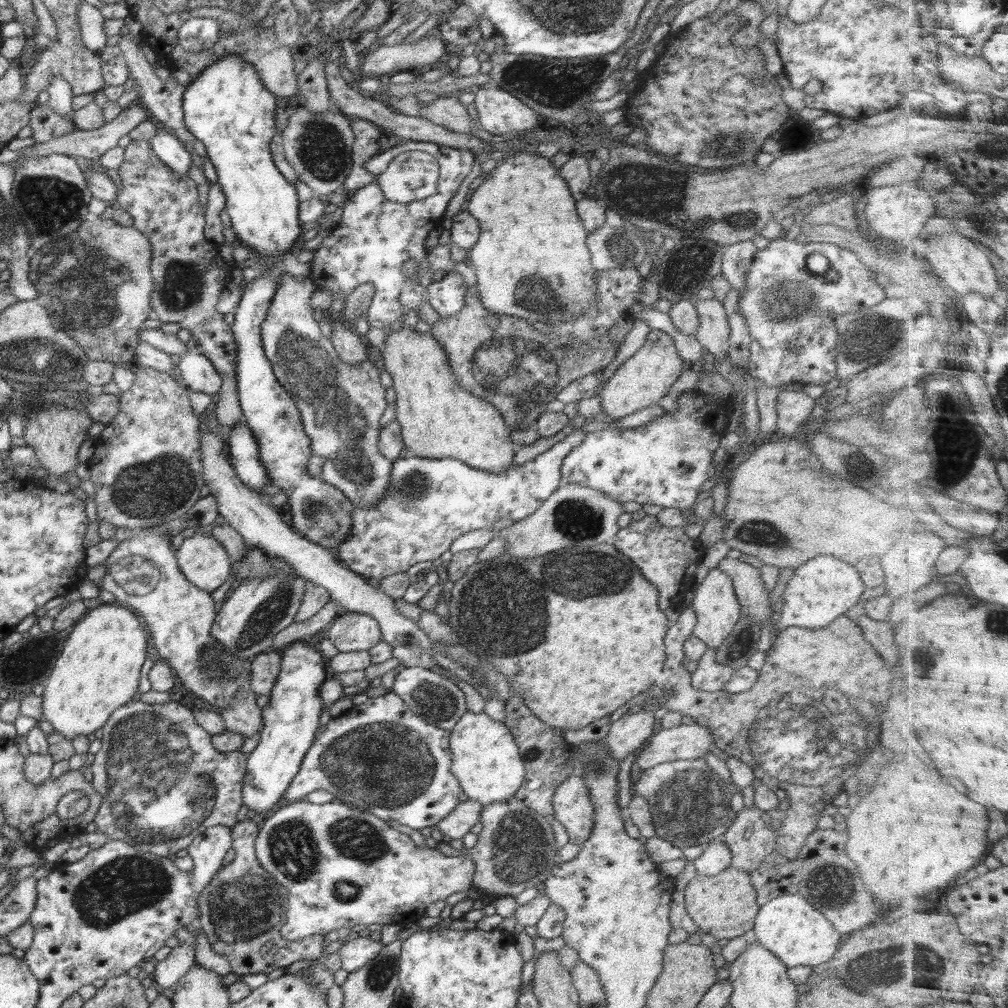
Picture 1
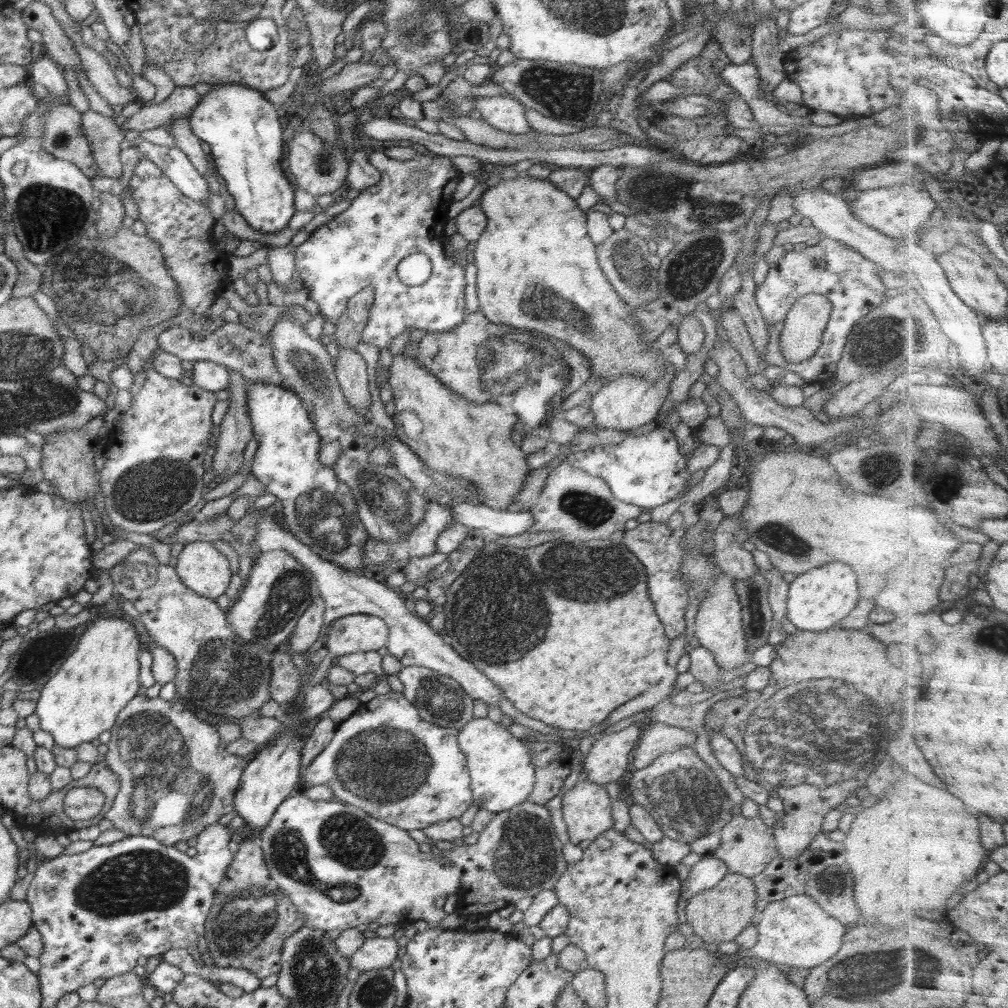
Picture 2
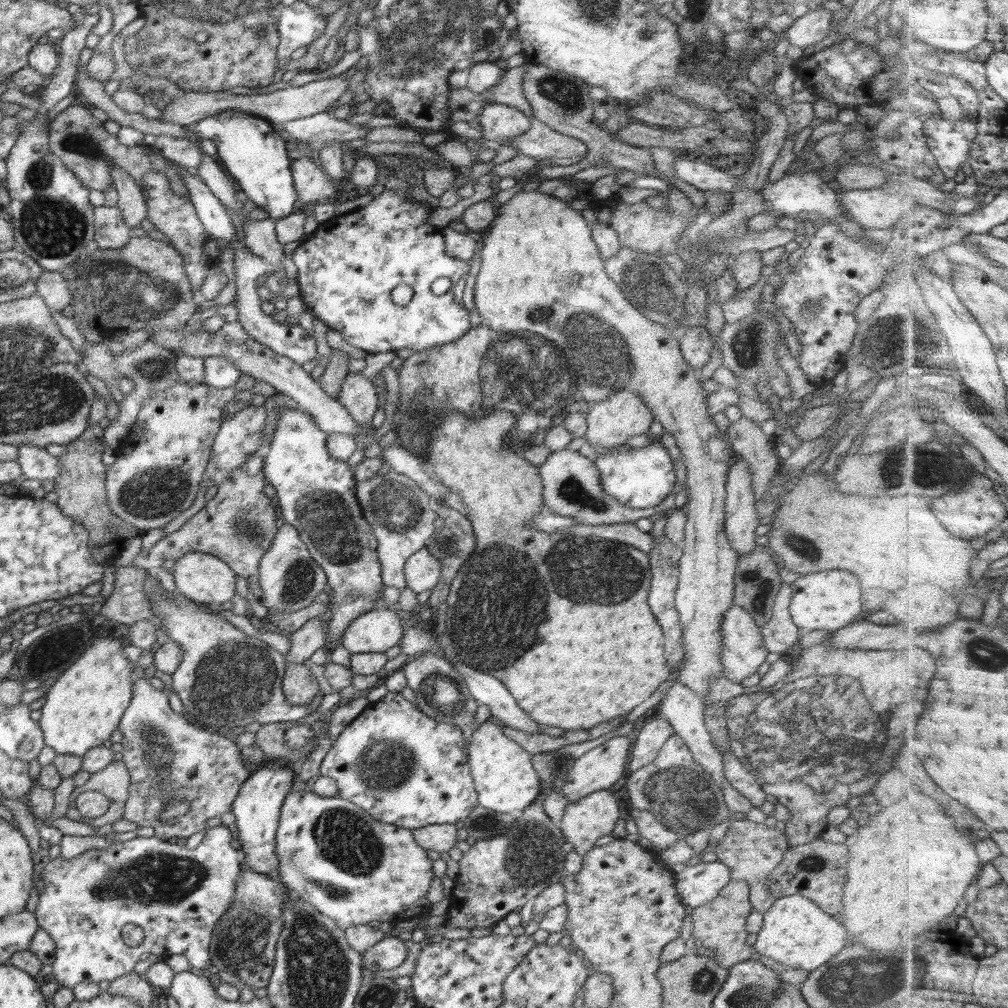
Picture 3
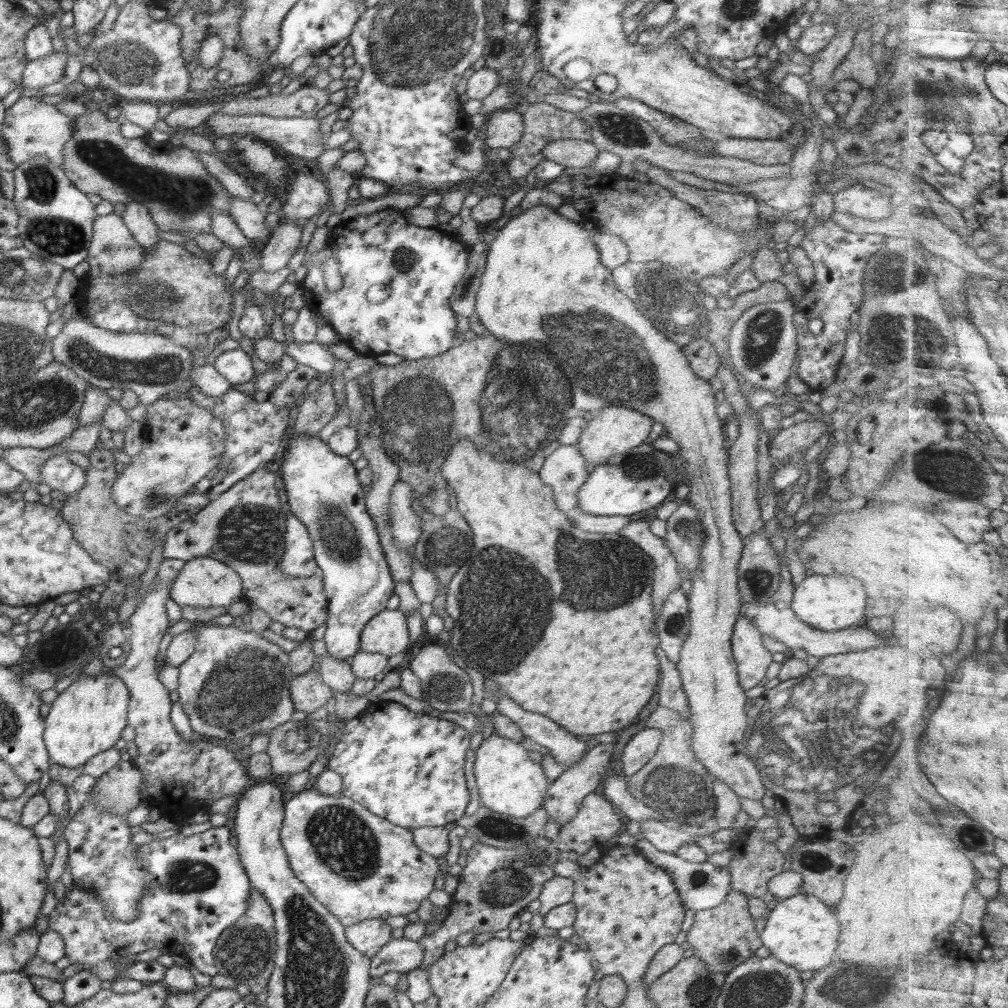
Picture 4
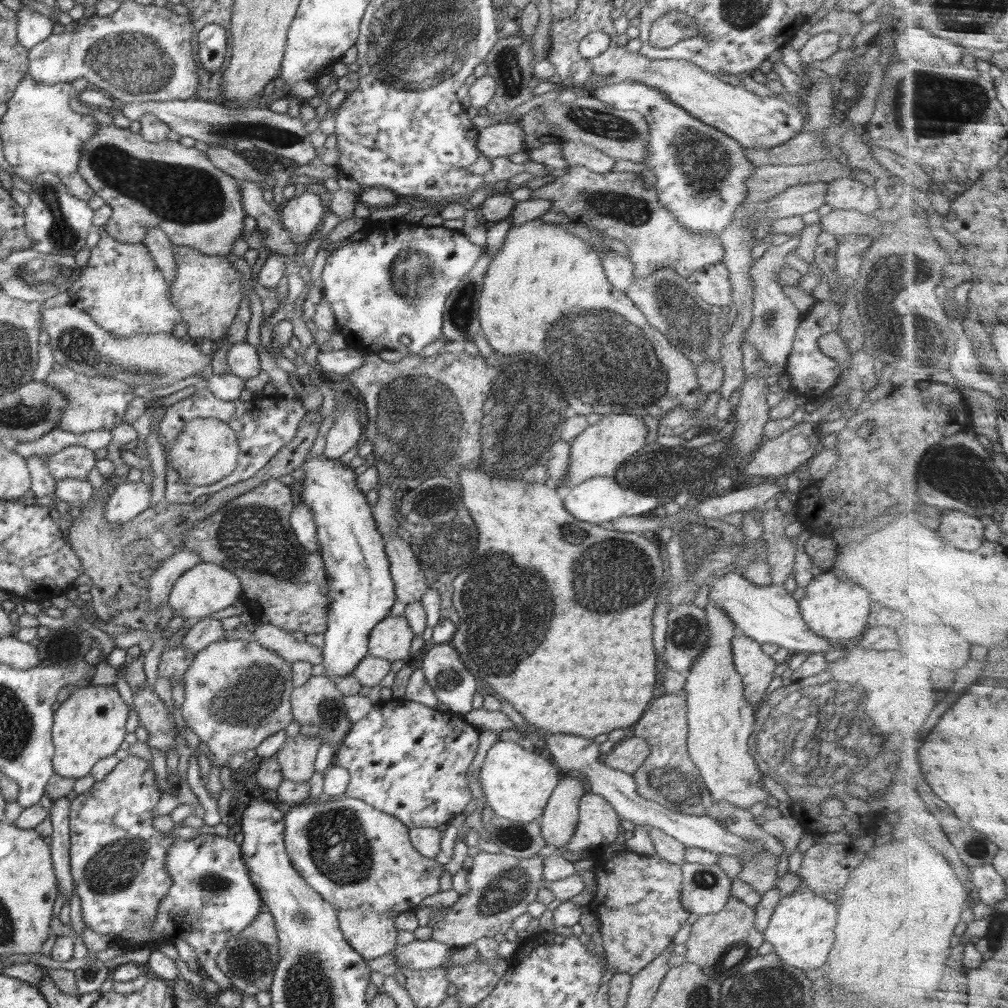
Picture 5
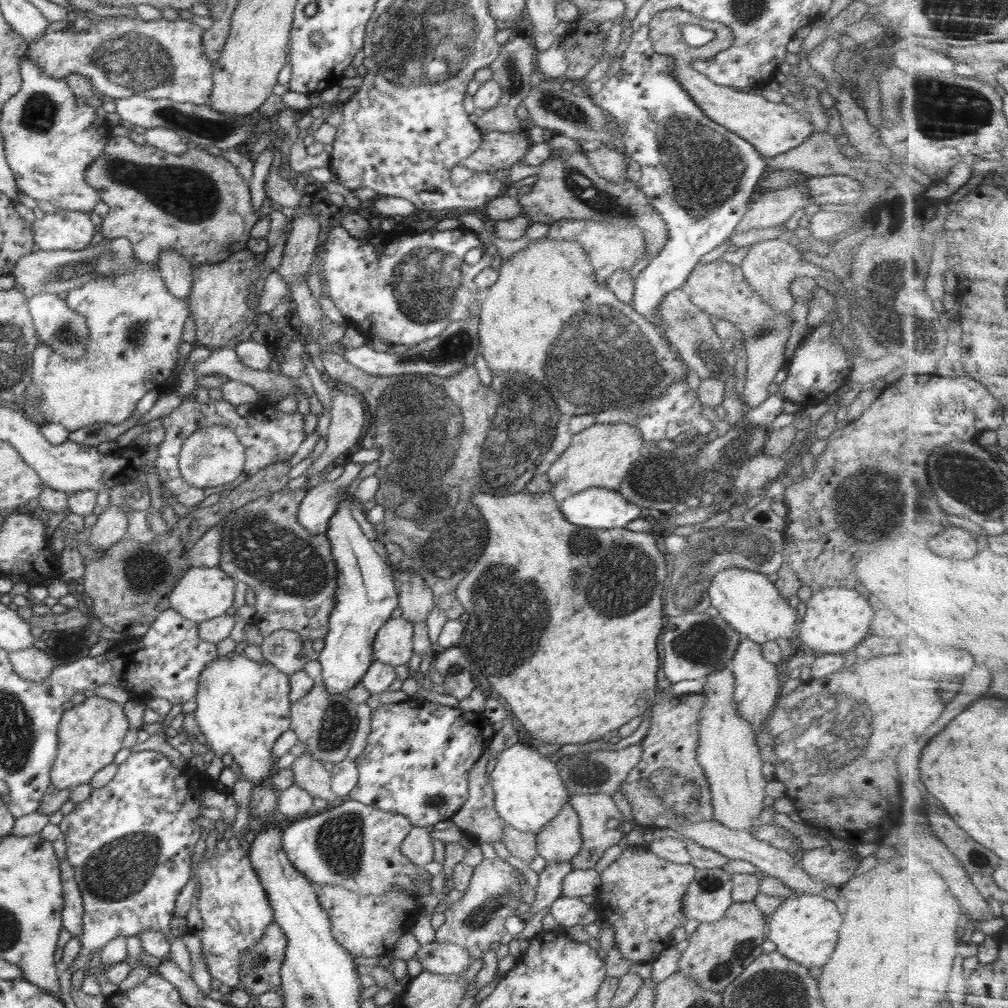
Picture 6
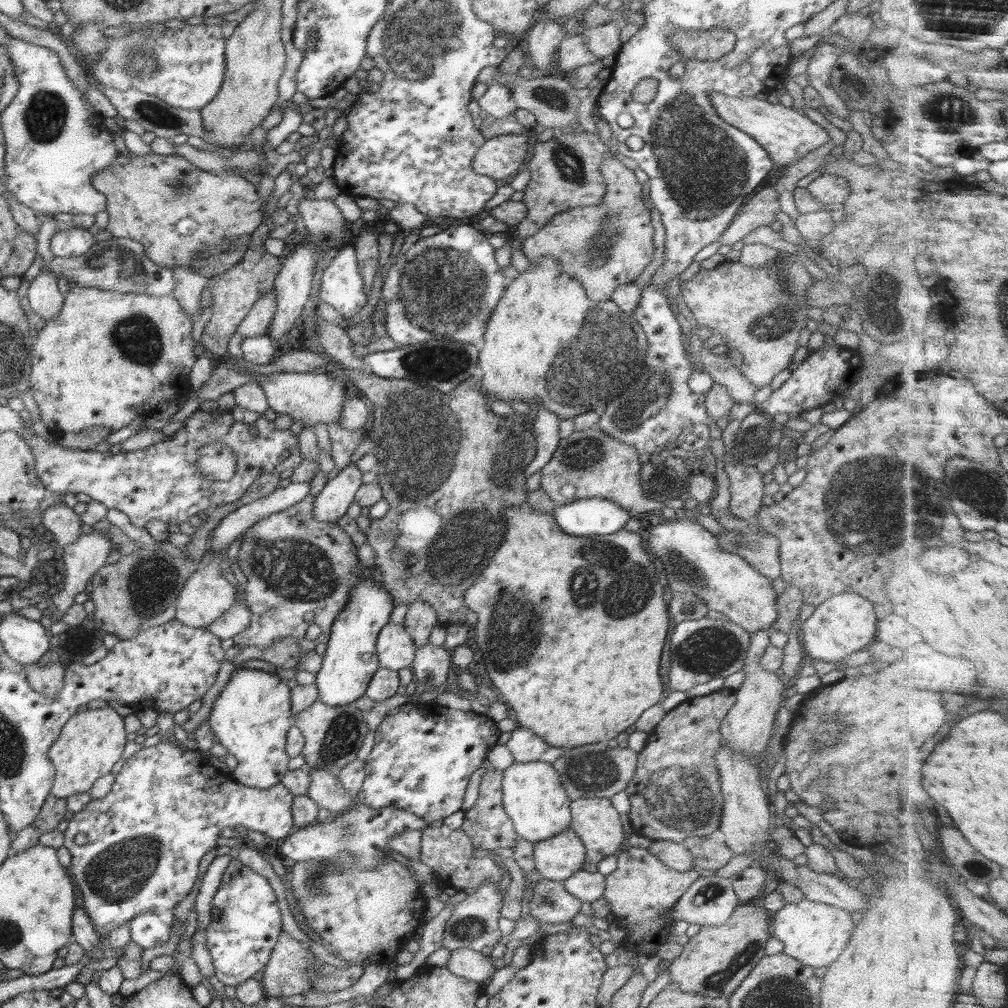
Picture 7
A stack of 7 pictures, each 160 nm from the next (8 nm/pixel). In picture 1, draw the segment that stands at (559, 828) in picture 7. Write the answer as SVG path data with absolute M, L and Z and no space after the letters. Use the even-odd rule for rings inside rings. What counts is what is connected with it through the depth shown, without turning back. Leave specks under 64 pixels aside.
M467 710L451 730L449 747L452 753L450 772L456 776L460 789L469 800L478 802L483 808L494 802L504 802L506 798L514 798L514 794L522 786L526 767L519 746L509 728L486 713Z

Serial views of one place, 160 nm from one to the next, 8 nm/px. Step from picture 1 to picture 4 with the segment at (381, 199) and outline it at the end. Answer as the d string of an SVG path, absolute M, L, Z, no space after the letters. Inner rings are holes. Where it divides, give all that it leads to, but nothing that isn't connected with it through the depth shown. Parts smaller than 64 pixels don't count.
M383 209L350 220L334 220L326 248L303 260L303 266L308 271L301 287L304 305L316 316L326 319L328 325L338 332L341 341L359 355L375 358L392 353L407 360L433 358L447 352L463 339L462 334L458 336L457 322L450 310L450 296L466 273L468 255L469 250L464 242L447 239L446 234L437 227L411 225L398 209ZM329 250L340 264L342 289L337 292L330 292L323 281L323 261ZM384 286L388 286L389 298L386 296L382 302L368 300L368 292L372 288L384 290Z

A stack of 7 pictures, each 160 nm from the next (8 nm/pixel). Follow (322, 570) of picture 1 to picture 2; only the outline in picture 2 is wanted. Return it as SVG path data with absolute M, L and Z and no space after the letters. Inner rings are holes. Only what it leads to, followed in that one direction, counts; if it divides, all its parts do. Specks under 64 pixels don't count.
M266 509L258 512L257 532L254 545L259 553L271 550L285 550L294 555L300 565L307 568L317 581L319 596L324 601L325 613L323 619L326 626L337 618L349 614L368 614L379 616L388 625L388 640L385 647L389 654L396 656L403 666L424 666L430 670L453 678L474 700L481 700L488 706L495 704L499 707L499 687L481 670L478 670L468 659L462 658L444 638L434 631L428 623L410 612L404 605L403 595L376 581L369 573L351 571L344 567L320 558L306 544L300 542L290 531L282 529L274 517L265 513Z

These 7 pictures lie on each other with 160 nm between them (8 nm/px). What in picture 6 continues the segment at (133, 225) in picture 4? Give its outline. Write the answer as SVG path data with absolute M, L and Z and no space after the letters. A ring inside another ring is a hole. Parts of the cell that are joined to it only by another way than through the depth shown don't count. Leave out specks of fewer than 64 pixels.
M162 249L156 263L159 266L162 281L170 294L187 301L194 284L194 270L191 262L173 250Z

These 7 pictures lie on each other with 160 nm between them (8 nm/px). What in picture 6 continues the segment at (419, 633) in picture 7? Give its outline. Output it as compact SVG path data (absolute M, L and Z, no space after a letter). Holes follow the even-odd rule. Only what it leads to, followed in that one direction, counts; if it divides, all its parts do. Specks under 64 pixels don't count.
M393 571L393 577L397 583L399 607L403 610L401 617L409 620L412 624L425 622L428 613L435 607L433 592L426 586L425 580L414 571Z

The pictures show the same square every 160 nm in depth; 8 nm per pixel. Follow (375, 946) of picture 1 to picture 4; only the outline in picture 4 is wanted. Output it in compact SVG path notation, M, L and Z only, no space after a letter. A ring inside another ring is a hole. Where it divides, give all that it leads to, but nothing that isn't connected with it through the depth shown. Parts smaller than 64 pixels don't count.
M404 937L392 939L371 958L369 975L381 977L386 972L410 972L418 968L423 956L423 946L419 941Z

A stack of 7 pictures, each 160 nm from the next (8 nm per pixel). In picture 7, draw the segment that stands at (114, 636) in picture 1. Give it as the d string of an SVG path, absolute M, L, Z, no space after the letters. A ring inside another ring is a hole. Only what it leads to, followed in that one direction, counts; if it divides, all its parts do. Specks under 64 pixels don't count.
M110 706L73 714L64 723L59 737L48 752L48 758L55 768L52 796L66 799L74 794L90 792L92 784L98 778L110 774L114 764L121 759L126 736L124 717Z

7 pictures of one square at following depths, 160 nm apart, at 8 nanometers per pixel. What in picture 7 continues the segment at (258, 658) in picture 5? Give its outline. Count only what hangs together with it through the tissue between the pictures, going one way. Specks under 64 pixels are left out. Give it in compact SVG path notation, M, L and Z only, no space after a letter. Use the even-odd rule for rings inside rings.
M242 668L232 671L228 683L213 702L209 725L213 728L216 740L221 742L238 761L238 766L231 774L233 781L262 790L282 782L284 774L289 772L288 763L291 759L285 750L286 733L292 725L290 706L291 690L286 681L277 675L258 669Z

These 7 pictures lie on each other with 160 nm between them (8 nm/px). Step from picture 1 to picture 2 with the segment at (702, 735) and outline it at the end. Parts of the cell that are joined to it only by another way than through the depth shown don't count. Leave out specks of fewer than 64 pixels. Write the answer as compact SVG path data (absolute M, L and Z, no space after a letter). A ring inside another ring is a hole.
M661 722L650 724L641 733L632 764L636 770L646 768L660 755L676 751L681 746L691 746L695 740L695 732L690 729L668 726Z

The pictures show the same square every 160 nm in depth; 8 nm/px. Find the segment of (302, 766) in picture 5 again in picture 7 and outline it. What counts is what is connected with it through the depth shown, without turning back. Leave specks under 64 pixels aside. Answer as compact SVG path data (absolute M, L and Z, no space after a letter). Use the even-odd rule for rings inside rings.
M309 770L310 786L306 795L321 808L344 814L356 806L357 792L344 789L342 782L326 770Z

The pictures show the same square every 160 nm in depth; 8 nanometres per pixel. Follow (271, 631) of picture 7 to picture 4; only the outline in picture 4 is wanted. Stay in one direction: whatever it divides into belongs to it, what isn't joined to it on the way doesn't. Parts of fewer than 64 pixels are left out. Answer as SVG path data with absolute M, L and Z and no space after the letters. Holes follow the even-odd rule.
M268 465L239 480L204 508L196 510L188 520L171 528L166 535L163 556L164 559L177 559L184 562L198 557L220 560L230 569L234 569L242 579L243 600L250 601L269 613L274 622L309 632L326 622L329 599L326 598L321 573L308 578L296 578L282 572L278 567L284 556L284 537L289 515L282 511L278 490L274 487L276 478L278 473L275 467Z

